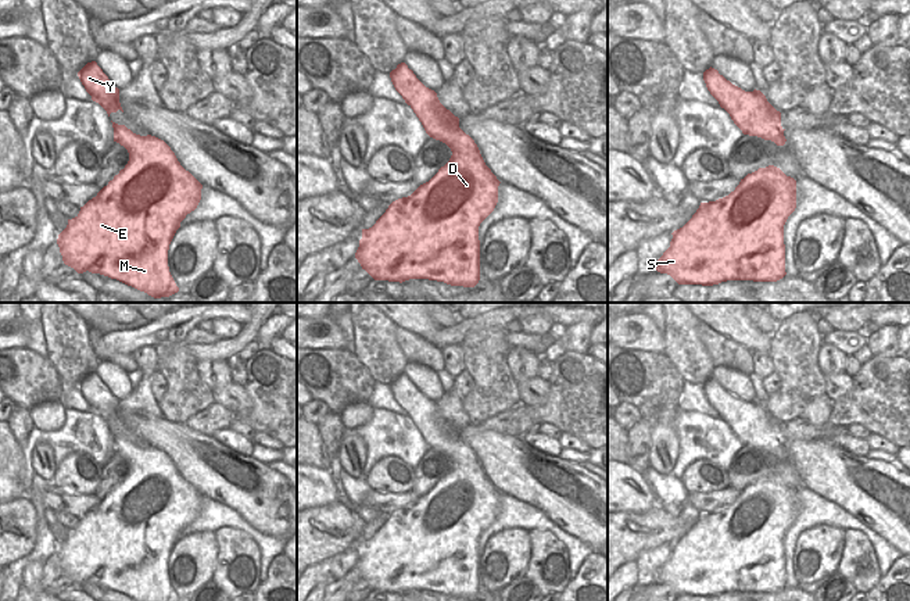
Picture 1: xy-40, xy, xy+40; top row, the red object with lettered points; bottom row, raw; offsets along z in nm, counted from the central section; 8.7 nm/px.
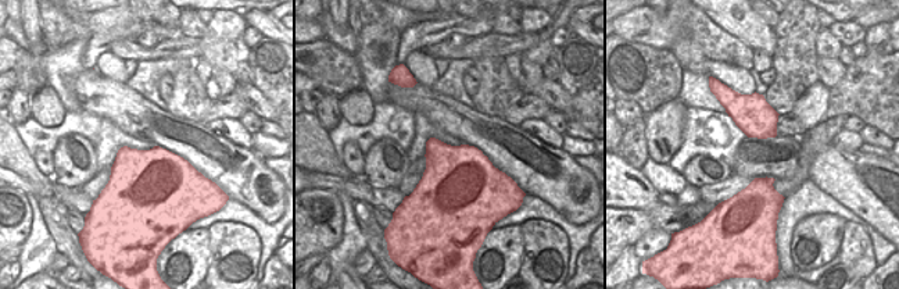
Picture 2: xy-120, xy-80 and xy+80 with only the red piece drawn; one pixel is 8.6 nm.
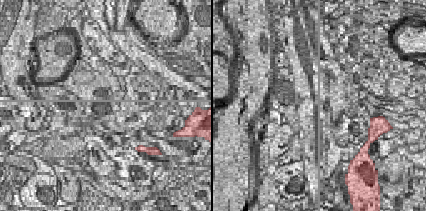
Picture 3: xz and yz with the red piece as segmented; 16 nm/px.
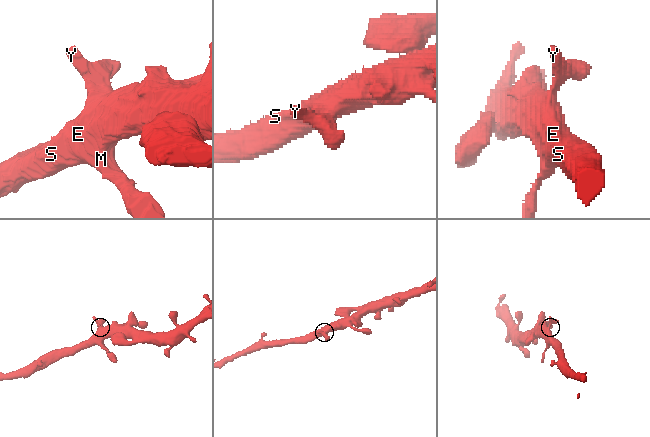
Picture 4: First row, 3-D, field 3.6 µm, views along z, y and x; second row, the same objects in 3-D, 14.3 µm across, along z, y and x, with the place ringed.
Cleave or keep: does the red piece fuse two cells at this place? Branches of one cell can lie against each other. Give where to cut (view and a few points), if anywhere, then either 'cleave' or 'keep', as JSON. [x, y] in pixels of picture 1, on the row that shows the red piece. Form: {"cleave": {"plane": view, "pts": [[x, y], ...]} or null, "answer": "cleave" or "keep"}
{"cleave": null, "answer": "keep"}

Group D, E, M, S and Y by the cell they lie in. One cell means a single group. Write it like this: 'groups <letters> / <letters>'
groups D E M S Y

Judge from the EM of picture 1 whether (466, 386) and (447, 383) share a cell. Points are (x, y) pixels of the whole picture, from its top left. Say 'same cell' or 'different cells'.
same cell

